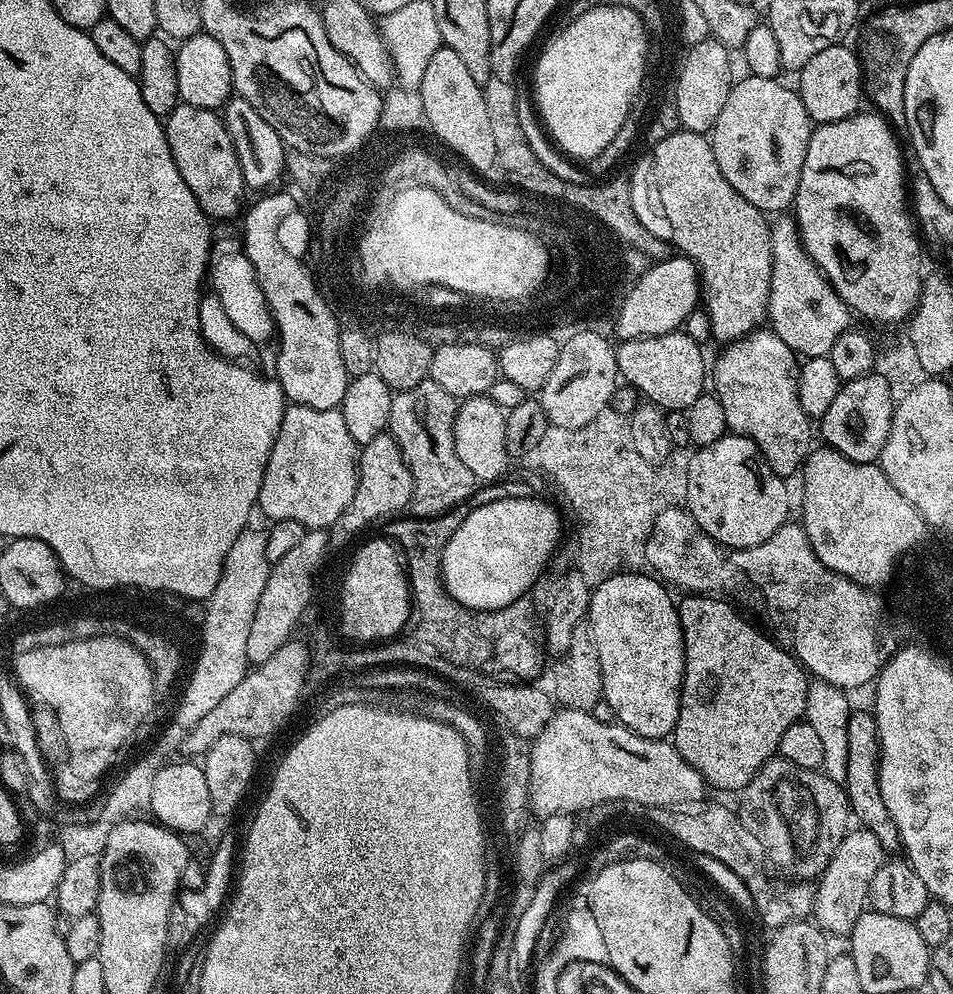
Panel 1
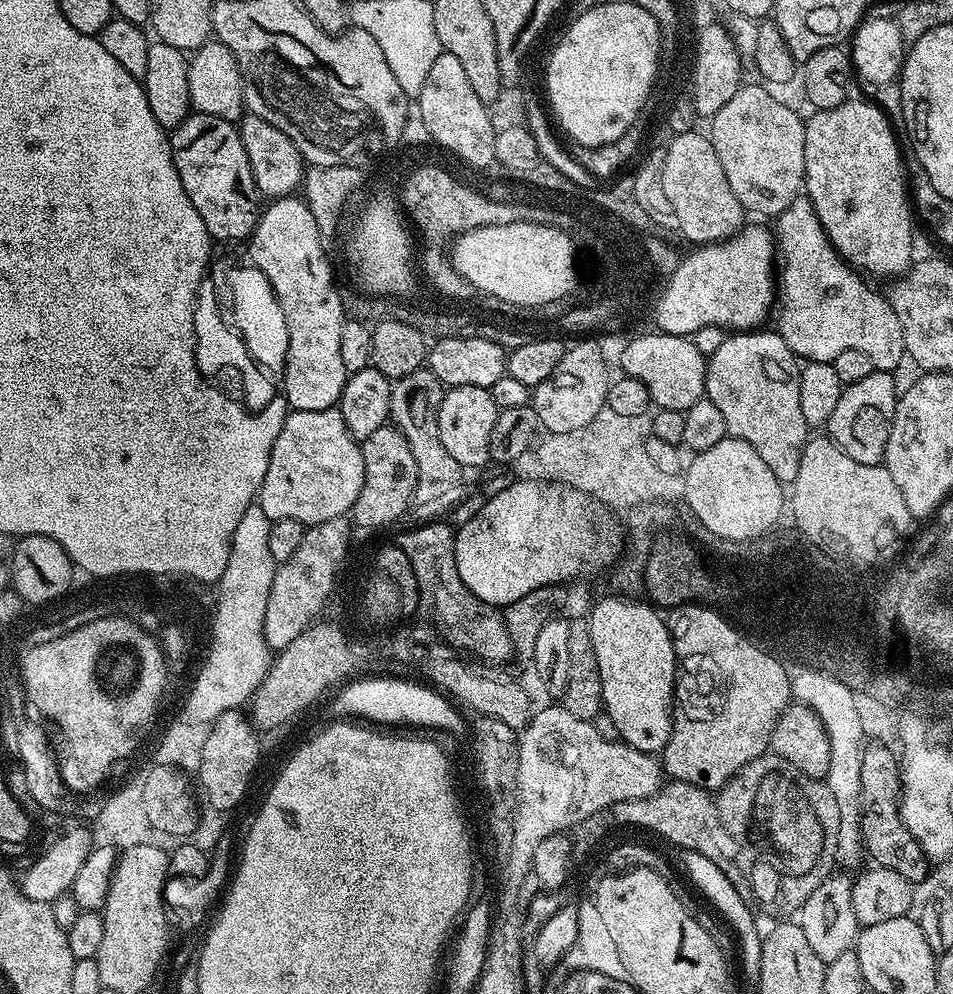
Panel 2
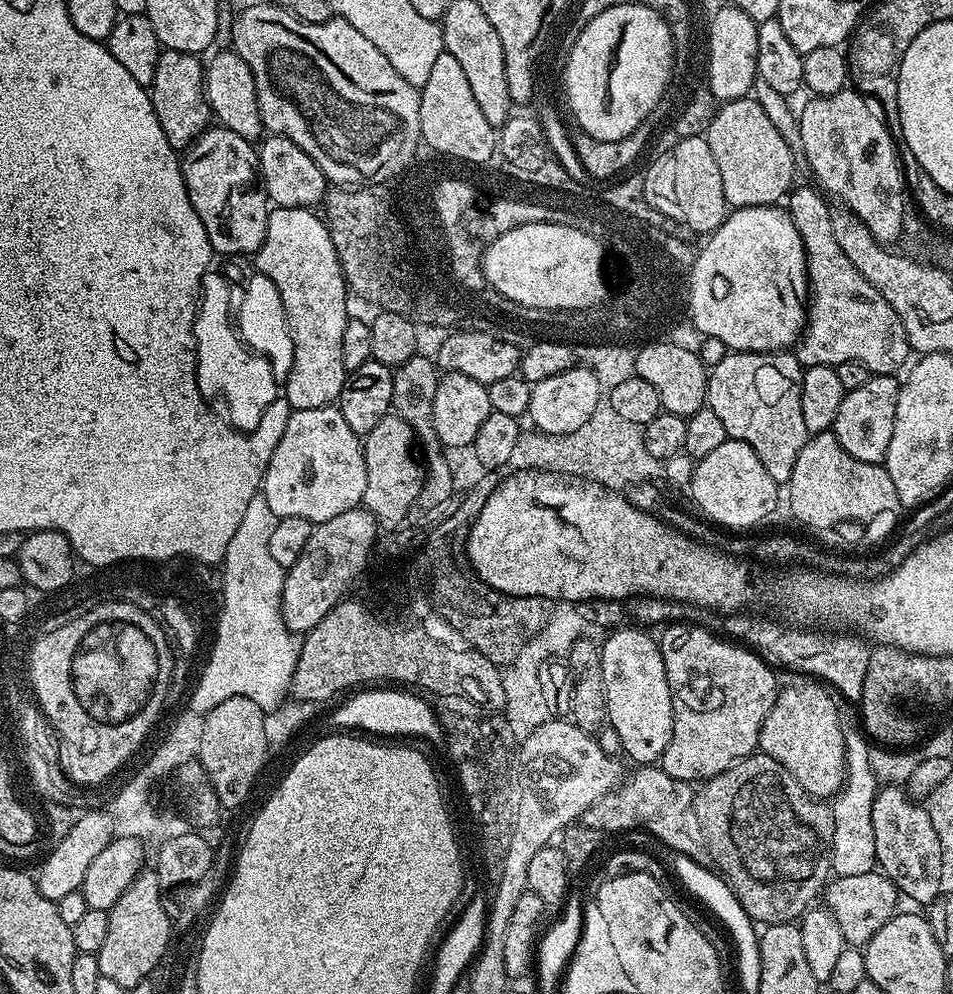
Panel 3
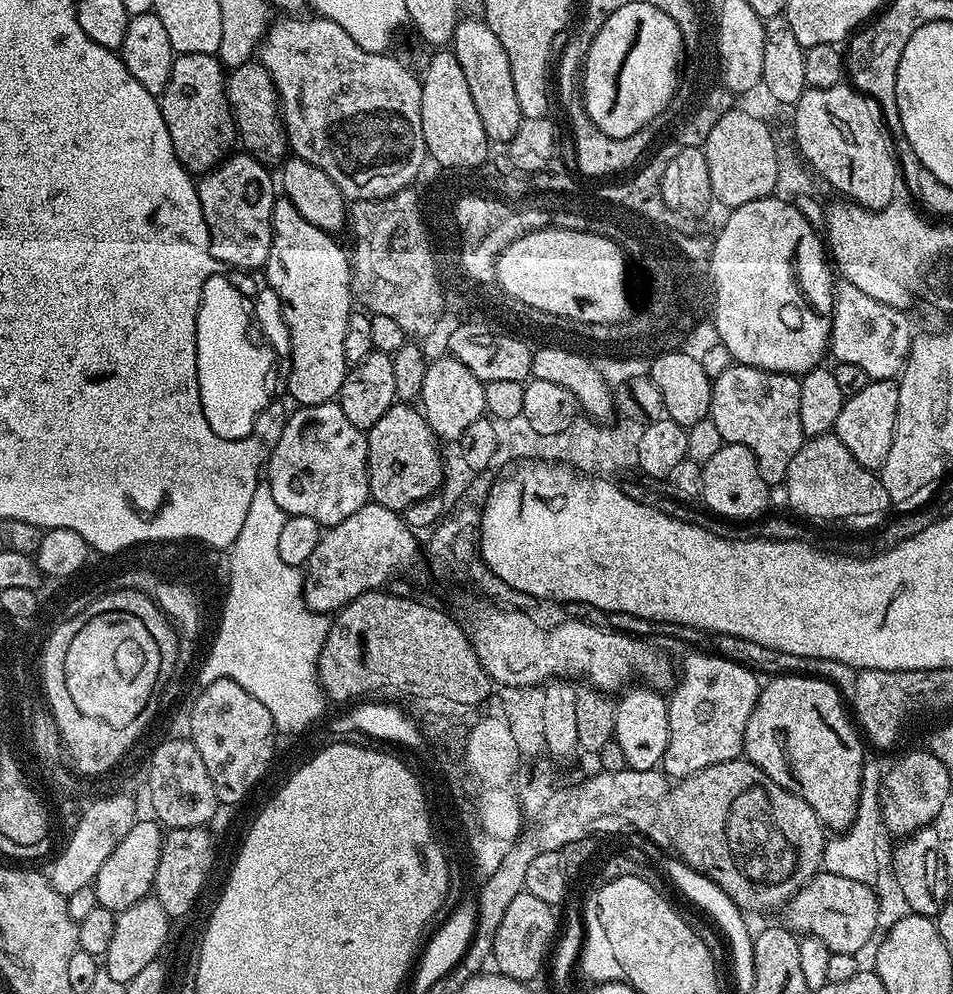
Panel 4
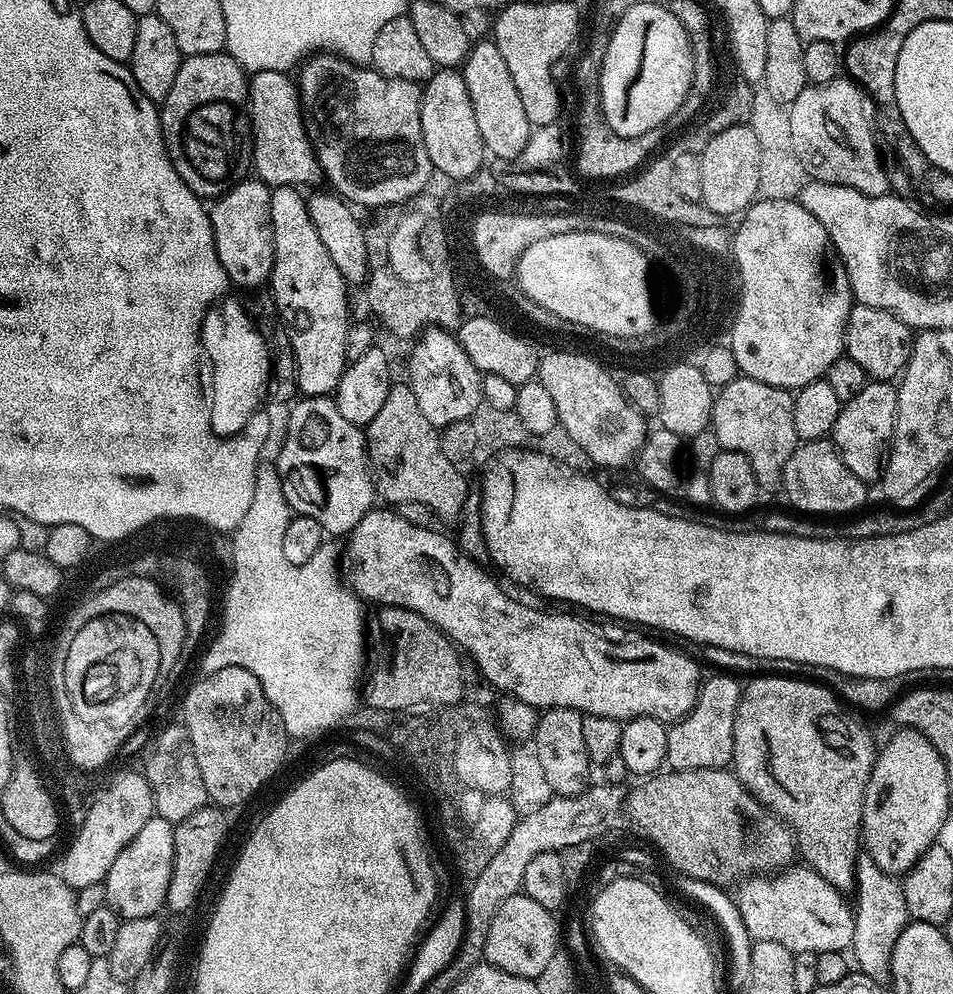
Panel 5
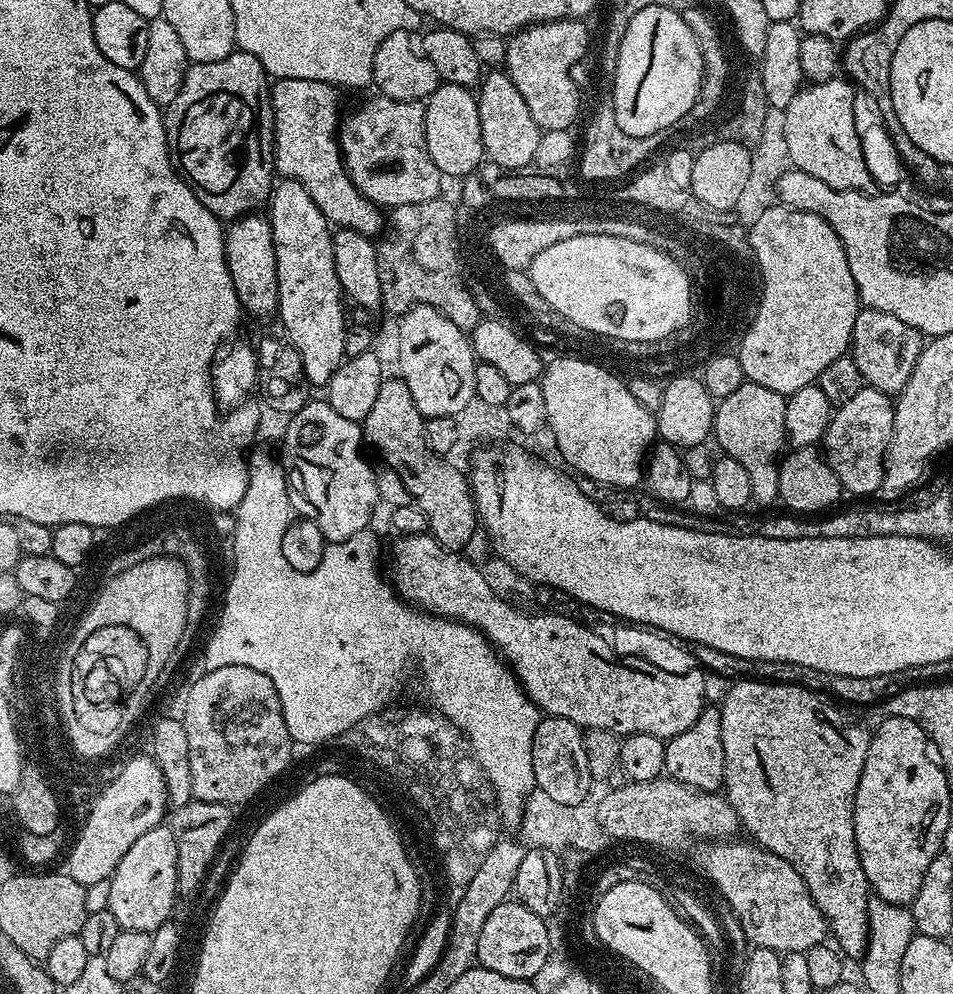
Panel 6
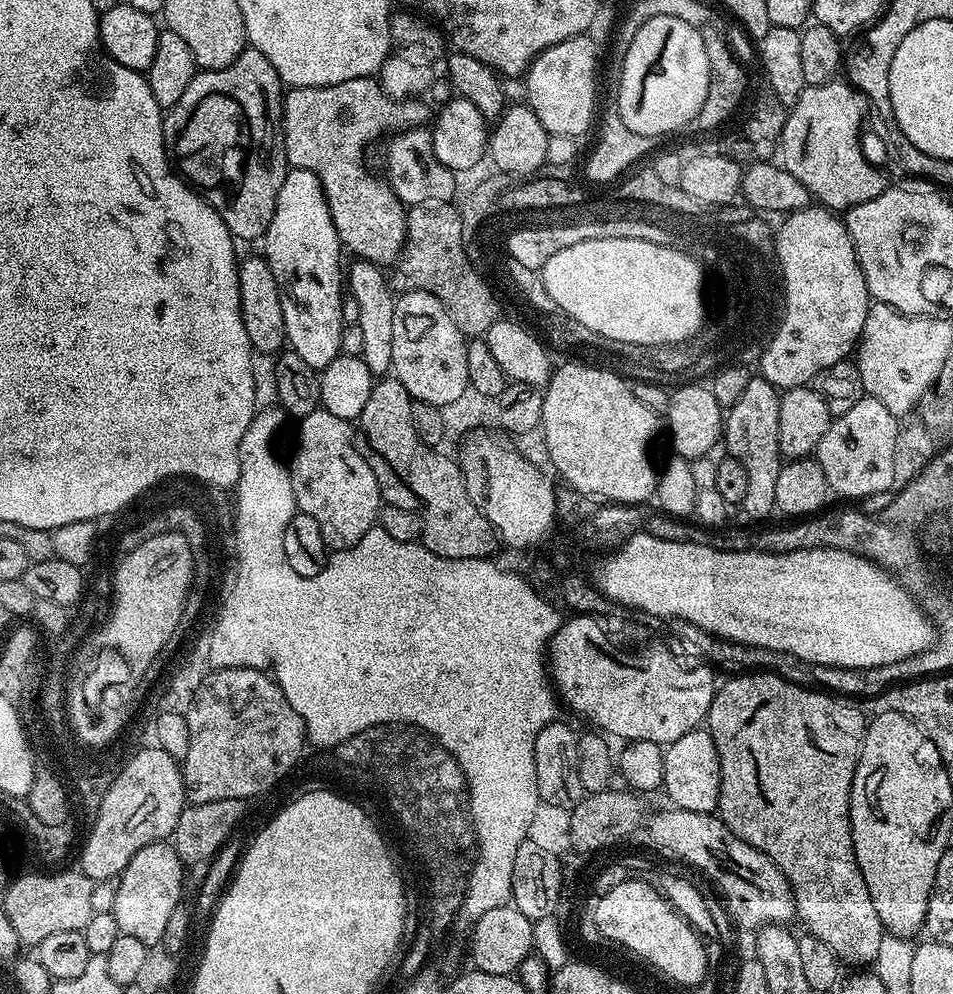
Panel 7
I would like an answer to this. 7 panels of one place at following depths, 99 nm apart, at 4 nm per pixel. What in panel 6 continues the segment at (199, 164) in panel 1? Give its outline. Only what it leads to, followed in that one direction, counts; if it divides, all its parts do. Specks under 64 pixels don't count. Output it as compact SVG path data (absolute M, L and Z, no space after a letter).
M264 214L242 216L227 225L224 234L224 261L230 270L234 294L238 294L241 309L247 315L249 312L252 316L275 317L280 306L276 251L269 217L260 215Z

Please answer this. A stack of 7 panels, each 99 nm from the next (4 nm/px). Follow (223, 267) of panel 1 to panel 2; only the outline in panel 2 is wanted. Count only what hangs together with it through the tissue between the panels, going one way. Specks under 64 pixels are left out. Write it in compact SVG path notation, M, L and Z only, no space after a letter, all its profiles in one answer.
M245 264L229 274L228 288L234 314L232 322L240 333L248 353L265 371L272 374L283 373L289 334L286 329L285 314L282 313L282 306L274 294L273 287L270 286L269 279L256 267Z

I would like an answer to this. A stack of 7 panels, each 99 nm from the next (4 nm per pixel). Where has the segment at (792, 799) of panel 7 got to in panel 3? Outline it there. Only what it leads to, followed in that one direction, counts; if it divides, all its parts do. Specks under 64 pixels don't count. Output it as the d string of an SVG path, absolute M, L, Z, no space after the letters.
M800 682L797 688L788 688L777 695L766 722L762 722L759 751L781 763L802 784L810 795L817 798L832 798L844 784L846 774L846 750L844 729L840 724L840 712L834 701L828 697L829 689L816 682Z

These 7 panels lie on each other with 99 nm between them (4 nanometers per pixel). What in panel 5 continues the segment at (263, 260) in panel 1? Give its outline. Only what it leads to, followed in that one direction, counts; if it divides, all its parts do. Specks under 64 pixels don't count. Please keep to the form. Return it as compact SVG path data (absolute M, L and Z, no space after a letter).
M293 186L290 188L273 188L272 201L270 202L270 218L272 219L272 233L274 234L274 262L272 263L272 278L270 281L270 289L272 288L272 300L276 303L276 308L280 311L280 316L284 319L284 324L288 327L287 347L292 349L294 354L294 362L296 363L296 386L297 389L305 397L323 396L331 397L336 391L338 382L342 378L344 369L349 363L346 358L346 330L350 323L350 288L345 284L342 274L338 274L338 266L334 266L334 262L330 259L330 254L326 250L326 246L322 246L322 238L318 238L318 230L314 230L314 222L308 213L308 201L302 195L301 189Z

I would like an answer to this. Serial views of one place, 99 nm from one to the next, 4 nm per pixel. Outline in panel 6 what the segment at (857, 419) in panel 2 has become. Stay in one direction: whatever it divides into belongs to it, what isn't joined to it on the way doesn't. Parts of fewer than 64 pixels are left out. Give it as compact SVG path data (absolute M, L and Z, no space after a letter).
M865 386L850 402L839 405L822 441L822 451L834 470L841 489L856 496L879 493L884 477L884 462L888 459L888 445L894 430L894 400L889 393Z

